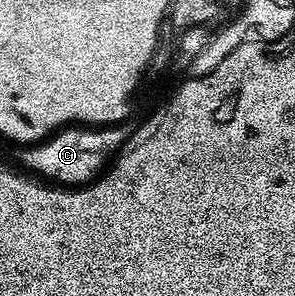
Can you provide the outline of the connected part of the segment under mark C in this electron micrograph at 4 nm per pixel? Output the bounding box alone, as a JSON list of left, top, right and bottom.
[19,119,139,187]

